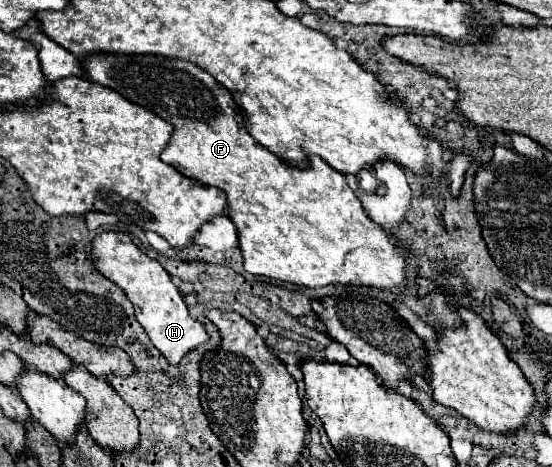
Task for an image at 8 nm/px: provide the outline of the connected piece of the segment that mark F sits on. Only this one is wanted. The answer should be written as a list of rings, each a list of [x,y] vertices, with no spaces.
[[[93,54],[83,58],[81,64],[89,70],[87,80],[117,90],[127,100],[143,108],[151,108],[151,112],[173,124],[175,130],[161,154],[161,160],[205,186],[217,186],[227,192],[229,218],[237,226],[243,266],[249,274],[283,280],[301,288],[323,288],[329,284],[353,282],[381,292],[401,292],[405,288],[407,246],[397,238],[393,240],[393,236],[389,236],[365,214],[357,194],[345,182],[345,176],[327,166],[321,158],[313,158],[311,166],[305,170],[281,162],[247,132],[245,118],[235,104],[233,94],[213,80],[213,76],[201,72],[199,66],[161,56],[113,54]]]

